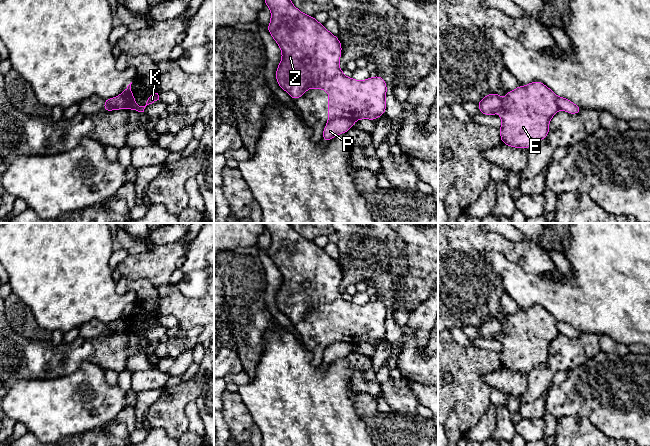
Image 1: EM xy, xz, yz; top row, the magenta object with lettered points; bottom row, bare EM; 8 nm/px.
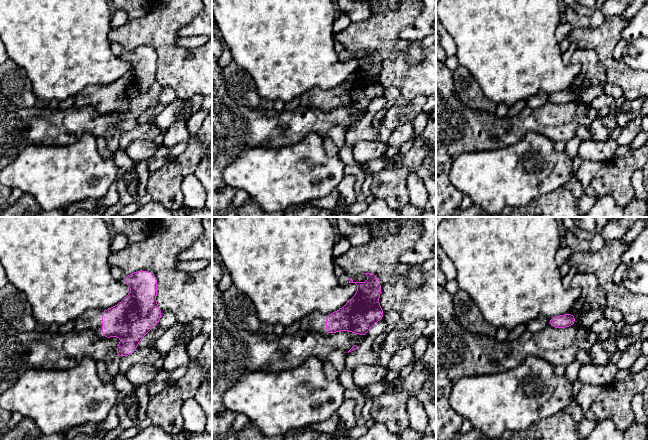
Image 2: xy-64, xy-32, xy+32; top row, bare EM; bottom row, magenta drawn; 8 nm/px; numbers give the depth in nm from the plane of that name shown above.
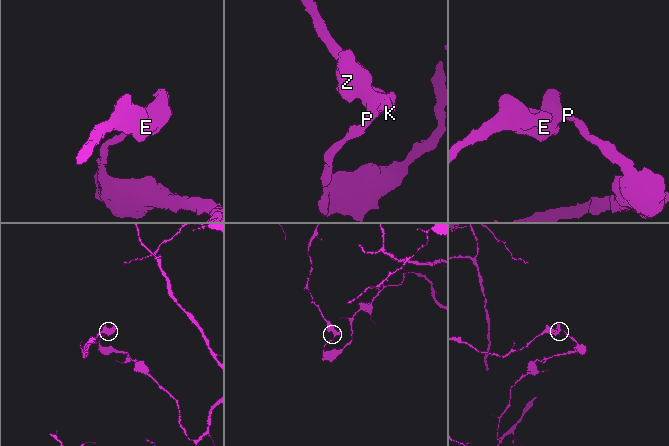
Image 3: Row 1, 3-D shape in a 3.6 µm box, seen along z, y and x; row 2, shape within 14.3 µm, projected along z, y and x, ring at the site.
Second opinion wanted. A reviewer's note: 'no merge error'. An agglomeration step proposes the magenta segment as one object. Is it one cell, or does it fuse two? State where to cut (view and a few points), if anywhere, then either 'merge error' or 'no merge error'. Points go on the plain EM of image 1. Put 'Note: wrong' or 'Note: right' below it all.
xy (109, 323), (116, 330), (125, 328) | merge error
Note: wrong

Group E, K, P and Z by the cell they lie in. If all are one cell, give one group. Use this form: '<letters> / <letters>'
E K Z / P

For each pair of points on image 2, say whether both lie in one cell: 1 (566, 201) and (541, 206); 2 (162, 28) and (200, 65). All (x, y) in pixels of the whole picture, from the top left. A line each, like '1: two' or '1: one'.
1: one
2: one

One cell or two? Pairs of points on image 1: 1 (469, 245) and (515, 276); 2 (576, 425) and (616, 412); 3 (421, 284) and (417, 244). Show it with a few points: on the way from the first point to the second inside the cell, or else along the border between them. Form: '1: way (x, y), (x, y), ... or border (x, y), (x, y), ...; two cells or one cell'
1: border (487, 252), (484, 257), (497, 275); two cells
2: border (567, 416), (584, 416), (605, 435); two cells
3: way (420, 274), (420, 254); one cell

